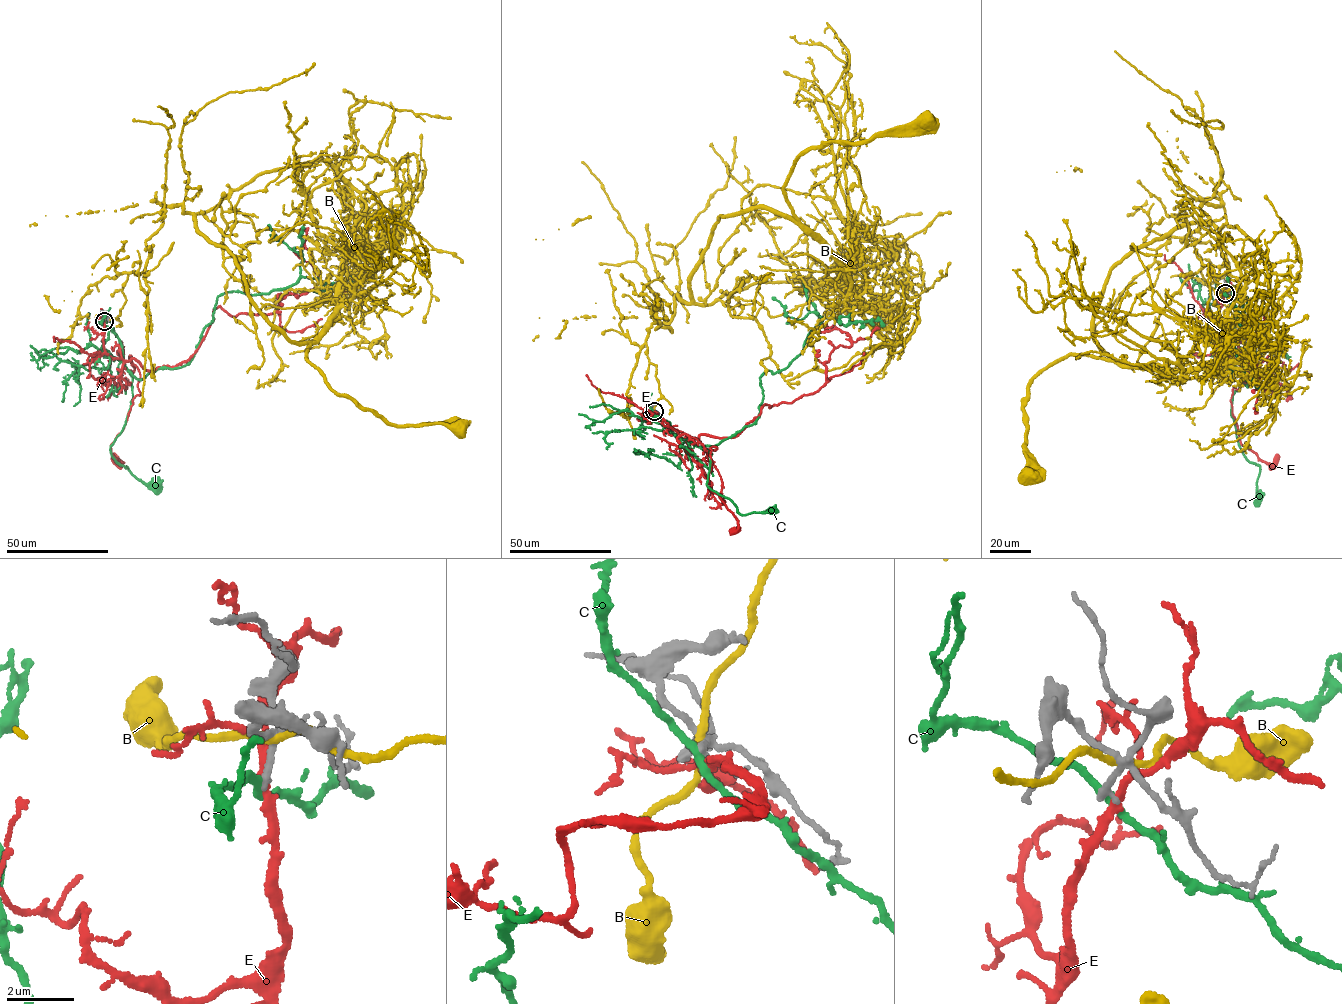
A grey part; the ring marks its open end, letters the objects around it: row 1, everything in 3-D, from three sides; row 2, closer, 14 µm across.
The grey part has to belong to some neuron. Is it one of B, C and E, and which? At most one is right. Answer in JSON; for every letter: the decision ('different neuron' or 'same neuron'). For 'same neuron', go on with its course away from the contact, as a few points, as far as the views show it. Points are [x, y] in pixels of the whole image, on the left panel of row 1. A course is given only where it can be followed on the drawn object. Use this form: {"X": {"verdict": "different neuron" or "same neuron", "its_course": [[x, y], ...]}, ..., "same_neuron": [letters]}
{"B": {"verdict": "different neuron"}, "C": {"verdict": "different neuron"}, "E": {"verdict": "different neuron"}, "same_neuron": []}

